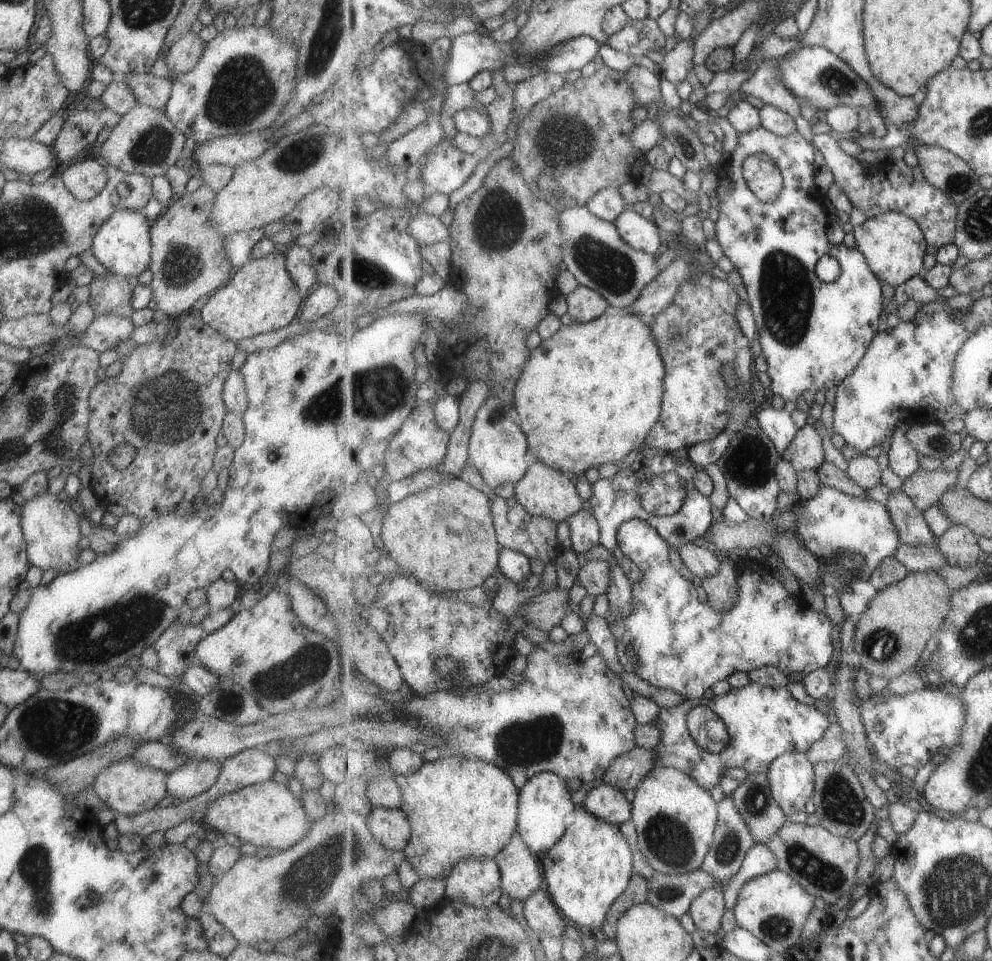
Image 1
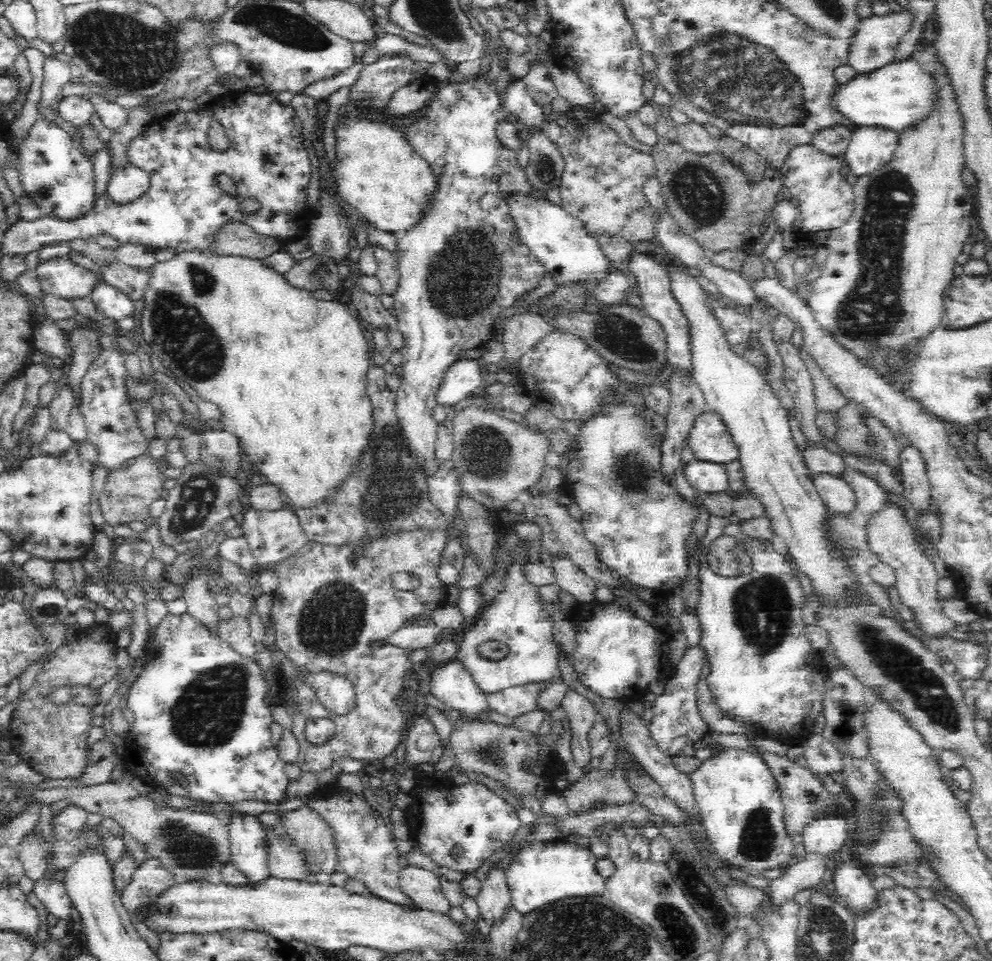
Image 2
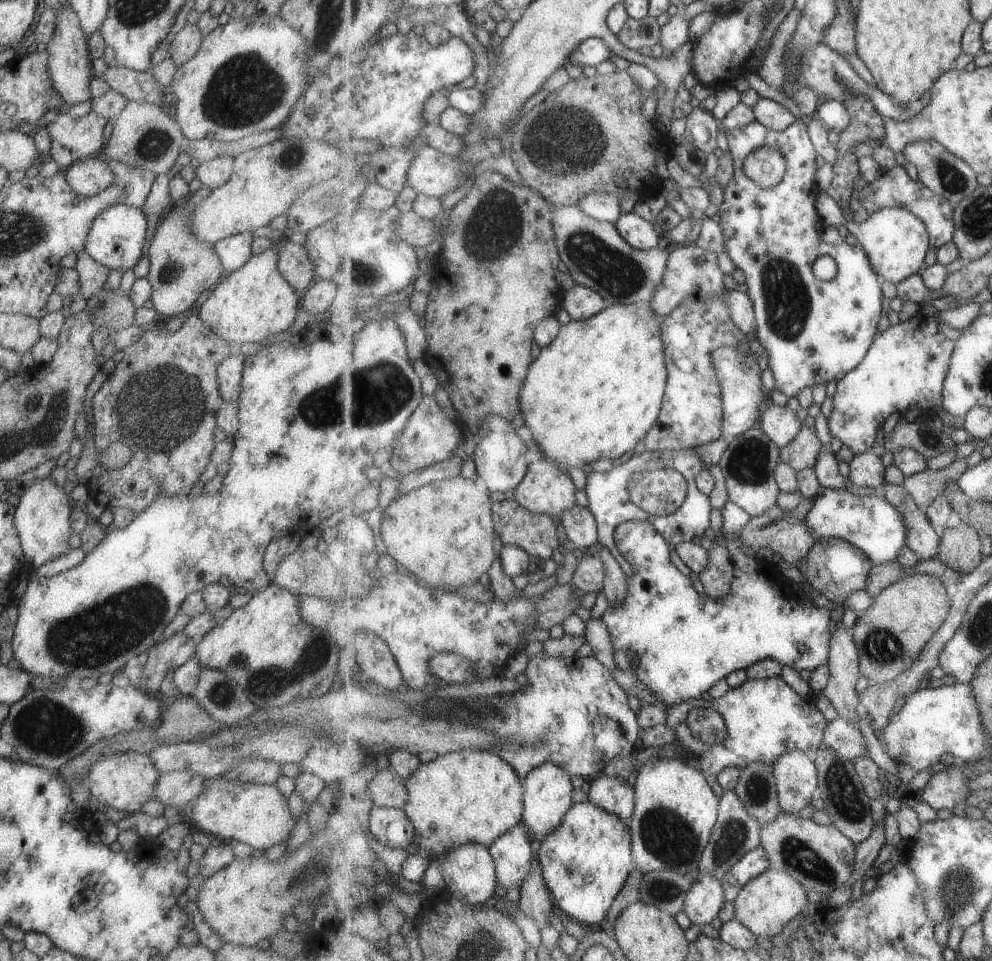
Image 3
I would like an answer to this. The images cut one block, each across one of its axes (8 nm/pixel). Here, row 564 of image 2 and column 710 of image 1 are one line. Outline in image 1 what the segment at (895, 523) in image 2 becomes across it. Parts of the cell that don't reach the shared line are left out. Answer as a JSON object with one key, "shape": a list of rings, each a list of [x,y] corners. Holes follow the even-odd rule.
{"shape":[[[716,887],[704,890],[691,905],[690,915],[697,928],[715,935],[725,916],[725,895]]]}

